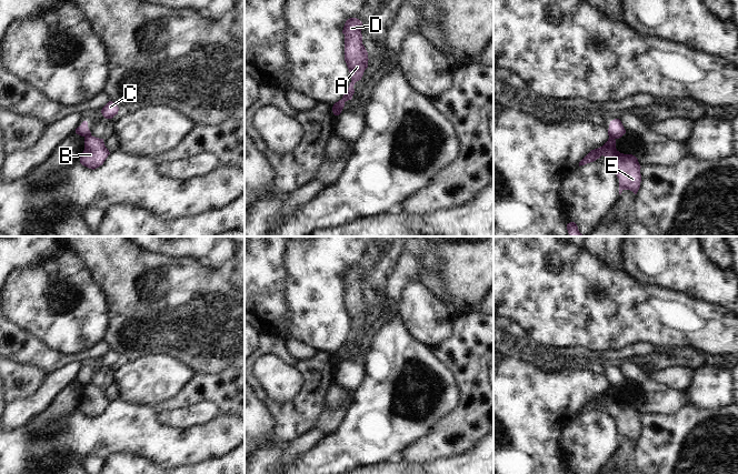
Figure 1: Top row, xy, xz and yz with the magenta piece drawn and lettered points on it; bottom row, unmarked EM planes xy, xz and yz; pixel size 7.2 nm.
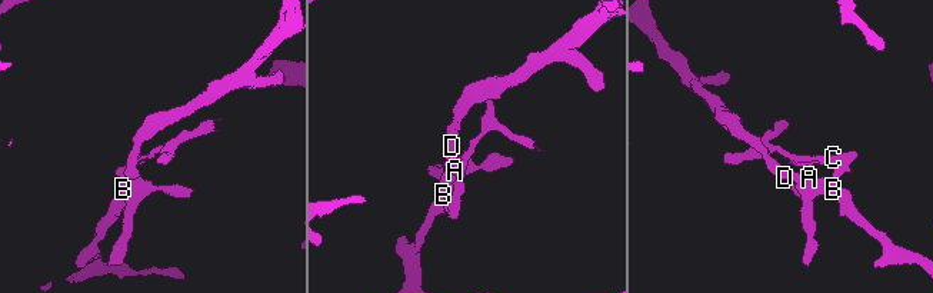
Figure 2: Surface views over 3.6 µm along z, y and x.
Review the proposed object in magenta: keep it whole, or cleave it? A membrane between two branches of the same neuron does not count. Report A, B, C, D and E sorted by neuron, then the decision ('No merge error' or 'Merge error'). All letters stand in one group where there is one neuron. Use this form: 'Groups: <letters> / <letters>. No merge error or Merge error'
Groups: A B D E / C. Merge error.

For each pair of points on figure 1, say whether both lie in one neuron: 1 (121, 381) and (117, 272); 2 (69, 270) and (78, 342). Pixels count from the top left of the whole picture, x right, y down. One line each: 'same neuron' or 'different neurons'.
1: different neurons
2: same neuron

